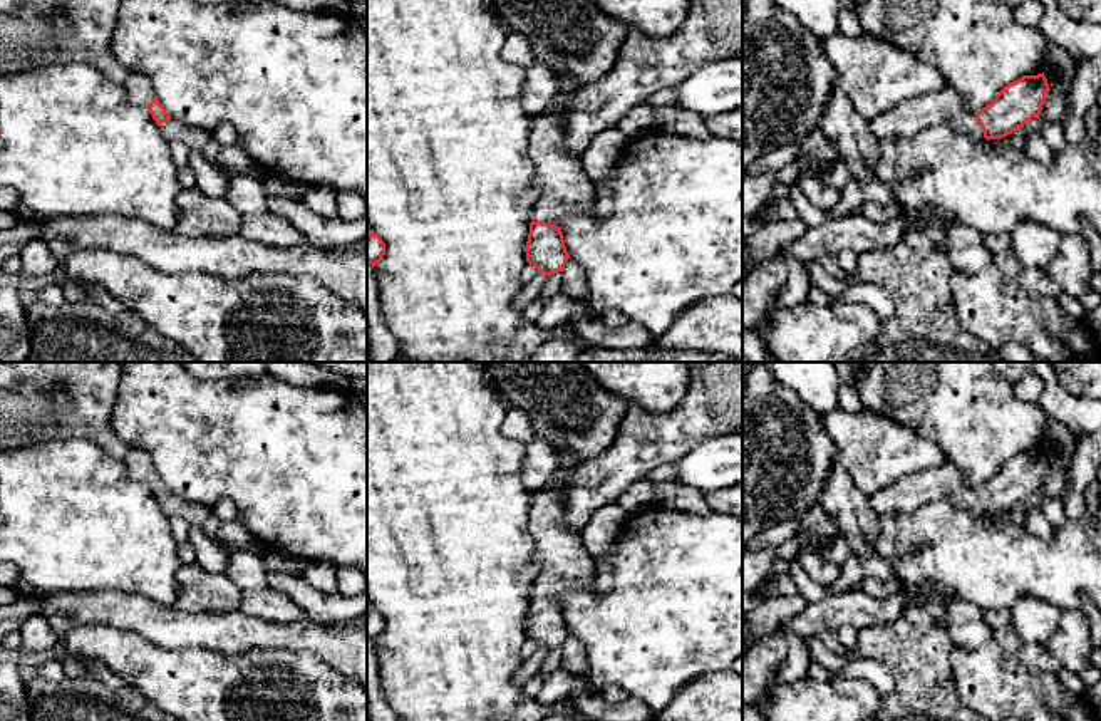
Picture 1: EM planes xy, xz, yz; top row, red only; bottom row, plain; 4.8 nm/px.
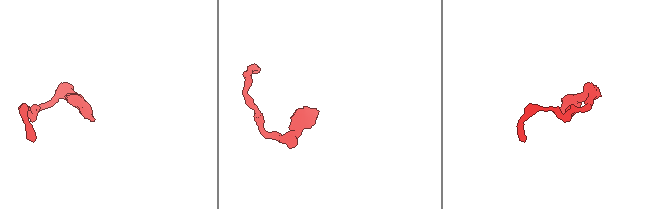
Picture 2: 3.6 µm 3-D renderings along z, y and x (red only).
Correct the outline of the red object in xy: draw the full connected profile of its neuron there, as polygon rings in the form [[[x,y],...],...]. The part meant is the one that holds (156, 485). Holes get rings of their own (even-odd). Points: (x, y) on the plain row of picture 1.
[[[132,449],[124,461],[129,468],[129,476],[139,483],[149,485],[152,495],[169,518],[183,516],[189,525],[196,526],[203,526],[215,520],[215,506],[173,495],[156,473],[156,466],[147,453]]]

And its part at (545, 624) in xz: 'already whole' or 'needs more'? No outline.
needs more

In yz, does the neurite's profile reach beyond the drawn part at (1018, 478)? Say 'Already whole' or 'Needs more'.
Needs more

